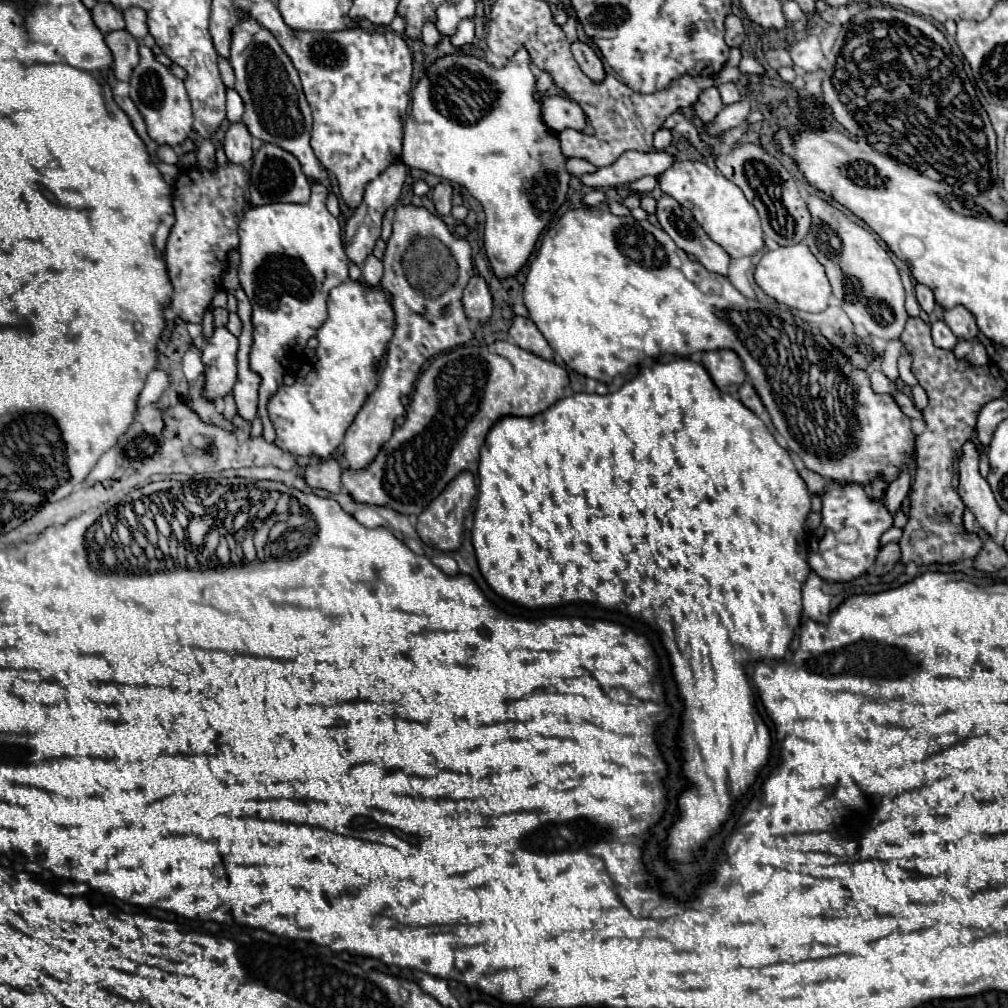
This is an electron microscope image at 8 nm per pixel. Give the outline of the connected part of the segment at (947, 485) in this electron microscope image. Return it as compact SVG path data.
M909 318L905 330L901 334L901 342L905 350L913 354L911 372L919 380L919 384L929 394L927 408L921 410L925 420L925 432L917 436L917 474L911 486L911 512L909 522L903 528L903 536L899 540L903 562L913 560L915 564L933 564L933 562L957 562L965 558L975 558L981 550L981 538L969 534L963 528L963 510L957 488L953 488L955 476L955 458L963 442L971 438L975 432L979 410L993 398L1005 396L1005 378L997 364L973 366L965 360L957 360L951 350L943 350L933 346L931 328L921 318Z

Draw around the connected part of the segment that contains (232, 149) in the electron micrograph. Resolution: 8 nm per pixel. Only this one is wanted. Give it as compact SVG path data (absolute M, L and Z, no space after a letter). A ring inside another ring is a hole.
M233 122L227 128L225 138L223 138L223 148L225 148L229 162L235 162L235 164L245 164L253 158L251 134L243 122Z

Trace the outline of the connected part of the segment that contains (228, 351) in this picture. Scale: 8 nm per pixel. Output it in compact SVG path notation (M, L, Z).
M217 328L215 334L205 342L203 362L205 362L205 396L209 400L225 396L233 390L237 380L237 338L227 328Z

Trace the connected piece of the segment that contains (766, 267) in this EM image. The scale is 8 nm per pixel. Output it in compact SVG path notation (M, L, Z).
M793 244L793 246L781 246L775 252L763 254L755 268L755 282L759 288L775 298L781 304L787 304L789 308L803 310L803 312L823 312L829 306L831 286L825 276L823 264L811 254L811 250L805 244Z

